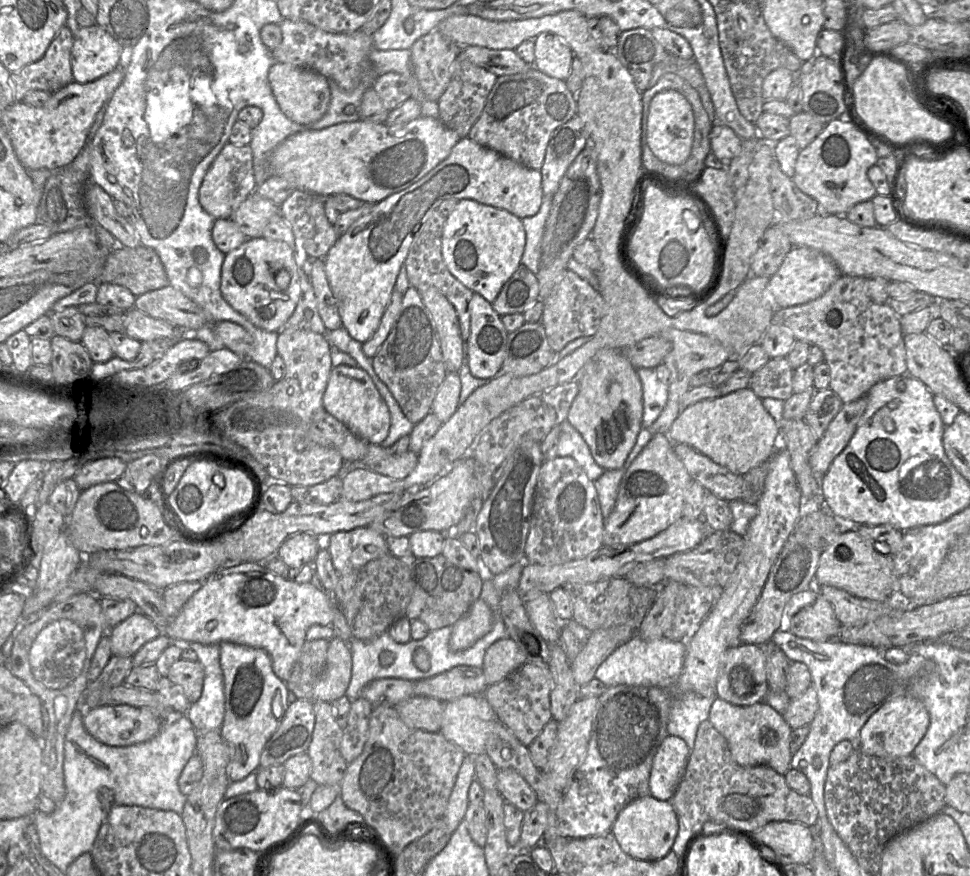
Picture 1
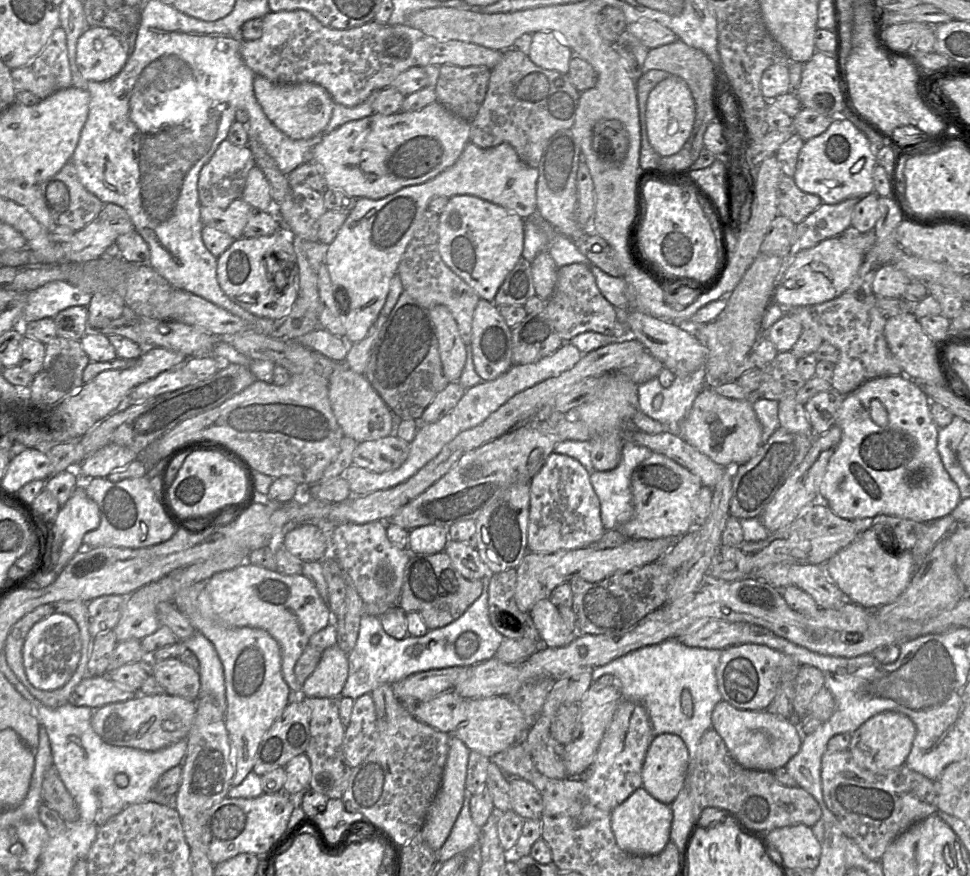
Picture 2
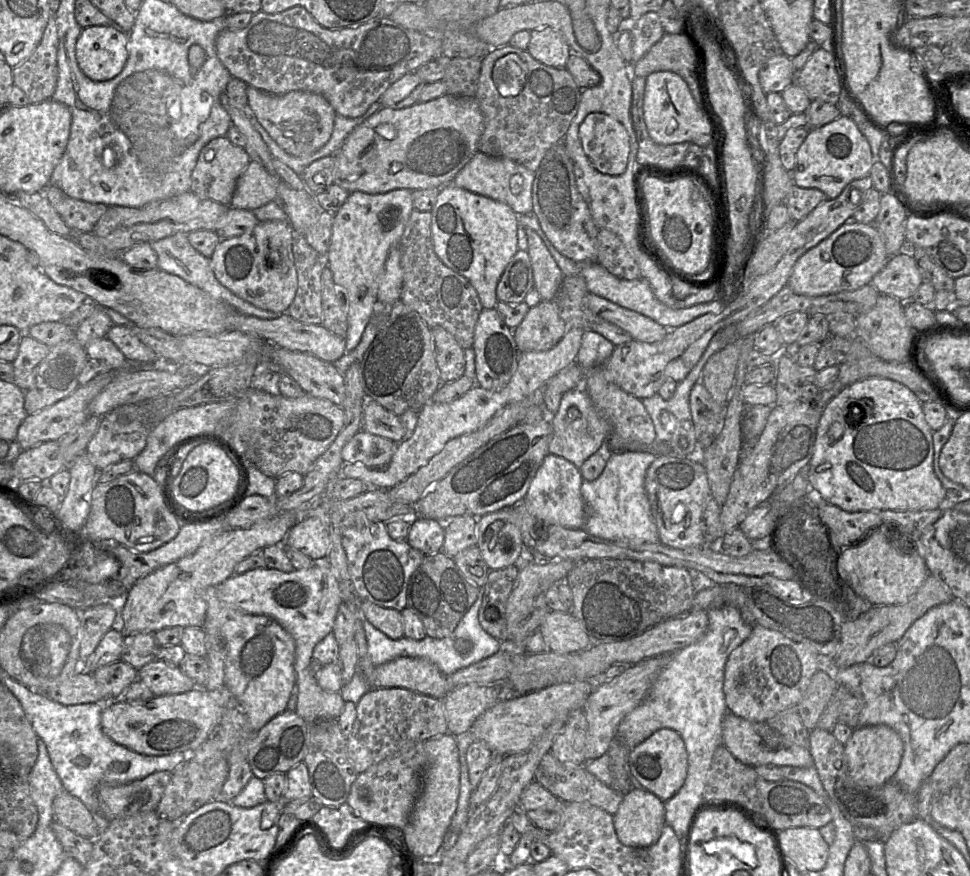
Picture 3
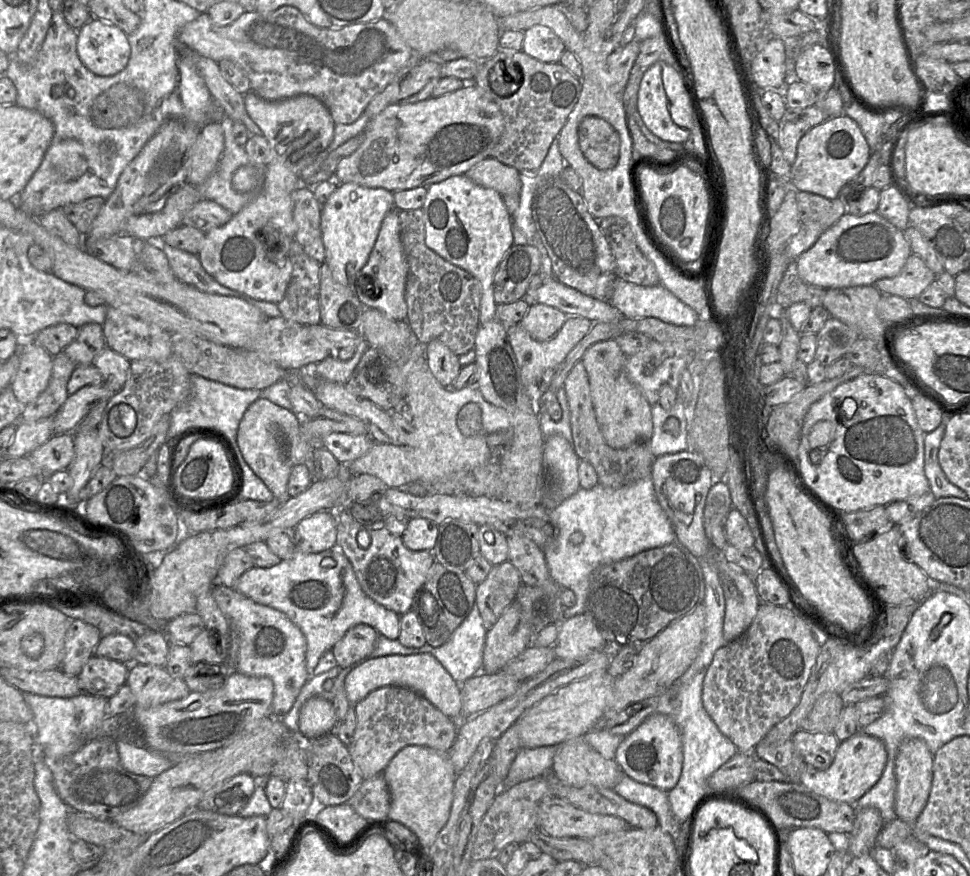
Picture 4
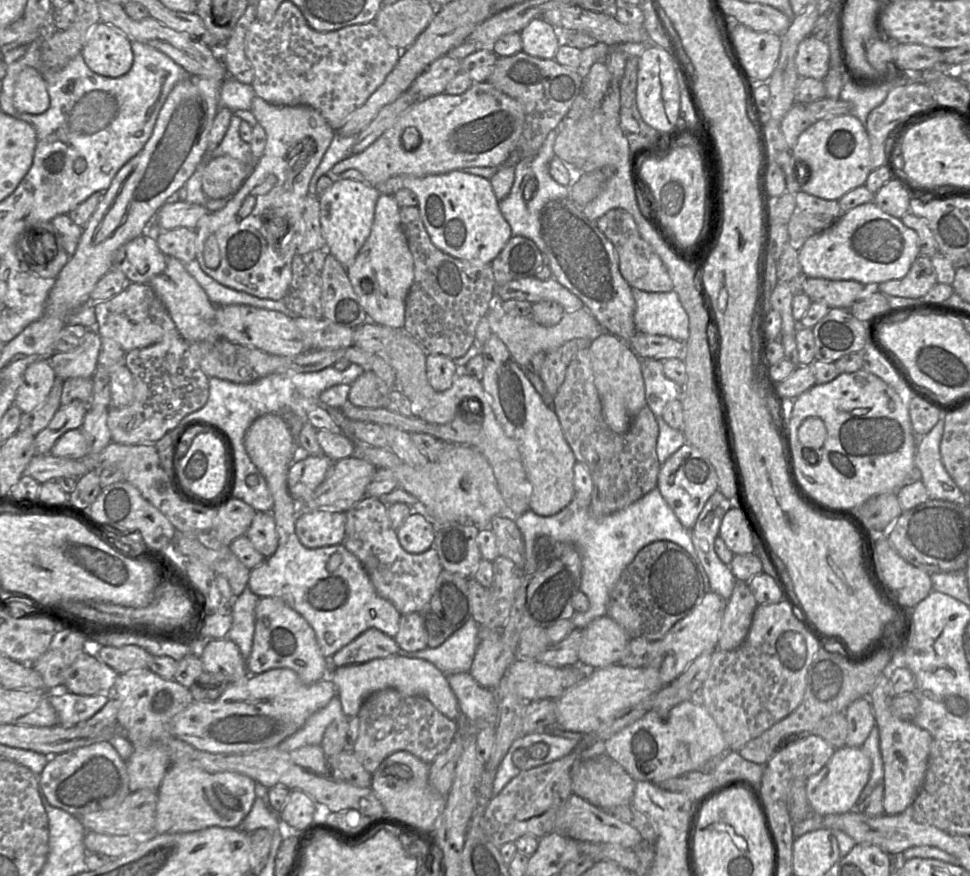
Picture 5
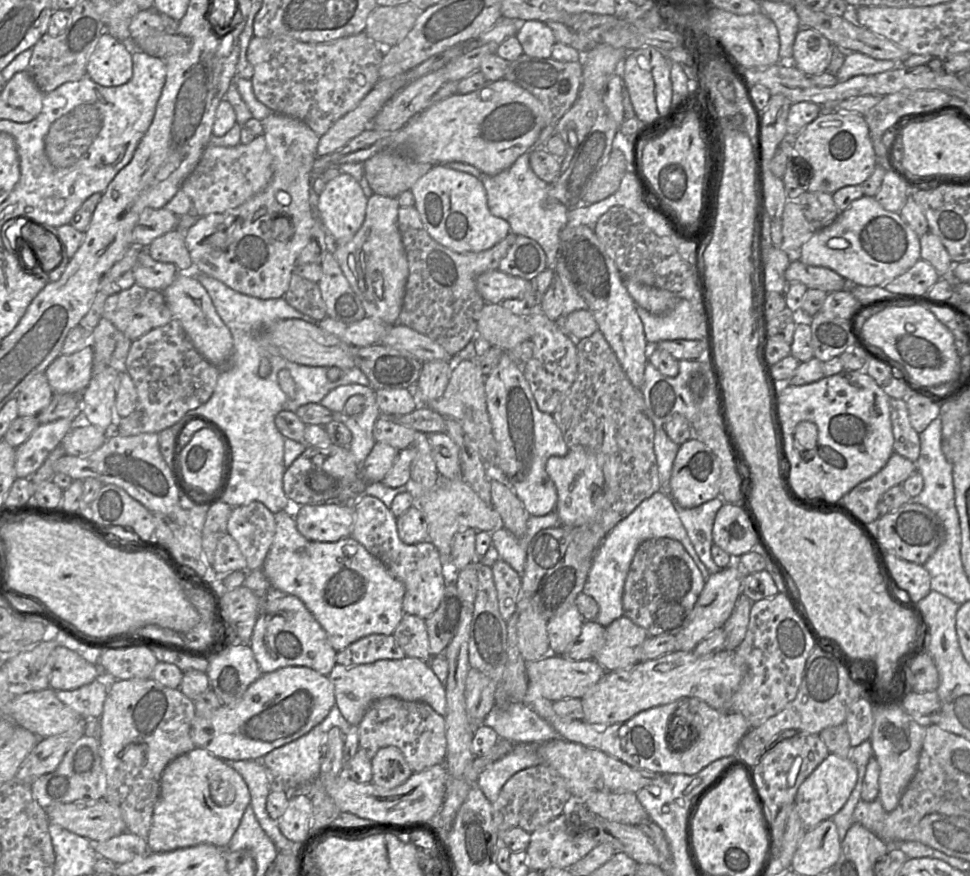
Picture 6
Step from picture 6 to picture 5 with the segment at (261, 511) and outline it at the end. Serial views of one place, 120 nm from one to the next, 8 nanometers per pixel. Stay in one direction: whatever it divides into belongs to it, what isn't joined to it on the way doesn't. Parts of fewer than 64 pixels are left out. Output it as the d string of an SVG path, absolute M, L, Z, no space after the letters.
M256 512L245 536L265 558L272 556L278 547L278 535L272 513Z

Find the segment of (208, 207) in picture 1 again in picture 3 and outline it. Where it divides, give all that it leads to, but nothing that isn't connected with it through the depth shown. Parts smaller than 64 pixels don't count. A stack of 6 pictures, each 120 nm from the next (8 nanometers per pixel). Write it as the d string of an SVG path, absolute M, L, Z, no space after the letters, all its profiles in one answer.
M227 136L210 141L200 152L192 172L192 191L202 199L230 205L237 182L247 169L251 158L243 147L234 145Z

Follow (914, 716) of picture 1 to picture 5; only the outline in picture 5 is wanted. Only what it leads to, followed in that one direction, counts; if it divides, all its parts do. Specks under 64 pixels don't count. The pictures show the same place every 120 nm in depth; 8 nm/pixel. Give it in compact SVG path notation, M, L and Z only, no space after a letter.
M861 747L835 749L825 766L806 781L806 797L811 811L819 816L843 814L855 809L857 799L871 773L871 760Z

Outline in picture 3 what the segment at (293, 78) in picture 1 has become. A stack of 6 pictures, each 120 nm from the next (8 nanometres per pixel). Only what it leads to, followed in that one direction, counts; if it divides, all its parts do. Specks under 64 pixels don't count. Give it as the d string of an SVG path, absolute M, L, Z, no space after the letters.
M248 85L248 106L271 138L288 154L296 157L311 155L330 139L336 112L325 97L307 91L289 91L274 95Z

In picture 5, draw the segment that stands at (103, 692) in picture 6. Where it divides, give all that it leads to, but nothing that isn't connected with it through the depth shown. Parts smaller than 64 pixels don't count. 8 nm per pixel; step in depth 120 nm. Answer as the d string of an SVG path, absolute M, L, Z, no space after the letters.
M62 688L49 694L48 700L58 714L59 725L71 728L93 717L111 697L111 693L77 695Z

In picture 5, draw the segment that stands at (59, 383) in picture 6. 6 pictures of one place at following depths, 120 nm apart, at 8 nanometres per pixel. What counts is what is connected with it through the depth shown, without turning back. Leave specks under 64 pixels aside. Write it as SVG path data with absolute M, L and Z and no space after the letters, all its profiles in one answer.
M88 329L81 344L69 352L55 352L50 364L57 377L62 380L69 378L92 378L96 370L101 349L102 337L95 329Z

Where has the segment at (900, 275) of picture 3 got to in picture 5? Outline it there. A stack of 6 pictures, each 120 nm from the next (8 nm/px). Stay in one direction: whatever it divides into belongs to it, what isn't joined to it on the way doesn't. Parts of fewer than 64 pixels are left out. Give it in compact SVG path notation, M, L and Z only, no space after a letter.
M919 255L903 278L879 283L878 290L884 295L921 299L936 283L930 258Z

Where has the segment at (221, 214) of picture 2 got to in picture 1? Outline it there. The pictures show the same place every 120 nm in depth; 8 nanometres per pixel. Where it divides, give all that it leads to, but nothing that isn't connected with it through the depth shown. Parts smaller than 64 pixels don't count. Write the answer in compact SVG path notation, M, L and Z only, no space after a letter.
M252 193L232 214L236 223L247 238L262 237L270 219L280 214L280 206Z

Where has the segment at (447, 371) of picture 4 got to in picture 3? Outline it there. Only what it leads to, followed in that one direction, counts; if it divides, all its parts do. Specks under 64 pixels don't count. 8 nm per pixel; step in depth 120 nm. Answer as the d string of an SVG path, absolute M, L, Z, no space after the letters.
M443 327L431 328L435 346L435 359L441 383L454 381L464 375L465 354L454 336Z

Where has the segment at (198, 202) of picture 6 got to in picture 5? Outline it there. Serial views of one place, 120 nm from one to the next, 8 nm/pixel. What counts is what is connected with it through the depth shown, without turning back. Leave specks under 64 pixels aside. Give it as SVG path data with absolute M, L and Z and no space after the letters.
M230 156L207 159L202 164L202 190L210 199L232 197L250 174L250 166Z

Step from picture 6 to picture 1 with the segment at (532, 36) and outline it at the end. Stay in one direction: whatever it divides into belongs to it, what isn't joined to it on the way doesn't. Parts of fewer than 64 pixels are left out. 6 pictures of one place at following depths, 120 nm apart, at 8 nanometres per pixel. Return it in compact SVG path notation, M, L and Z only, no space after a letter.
M542 32L534 39L533 66L544 74L566 81L571 72L574 53L560 37Z

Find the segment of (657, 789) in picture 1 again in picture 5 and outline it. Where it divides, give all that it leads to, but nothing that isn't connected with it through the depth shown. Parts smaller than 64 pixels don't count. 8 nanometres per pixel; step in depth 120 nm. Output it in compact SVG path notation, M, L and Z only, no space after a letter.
M687 700L673 706L667 720L662 720L656 711L647 712L605 740L605 751L635 781L657 784L714 765L728 751L728 745L706 707L700 701Z

